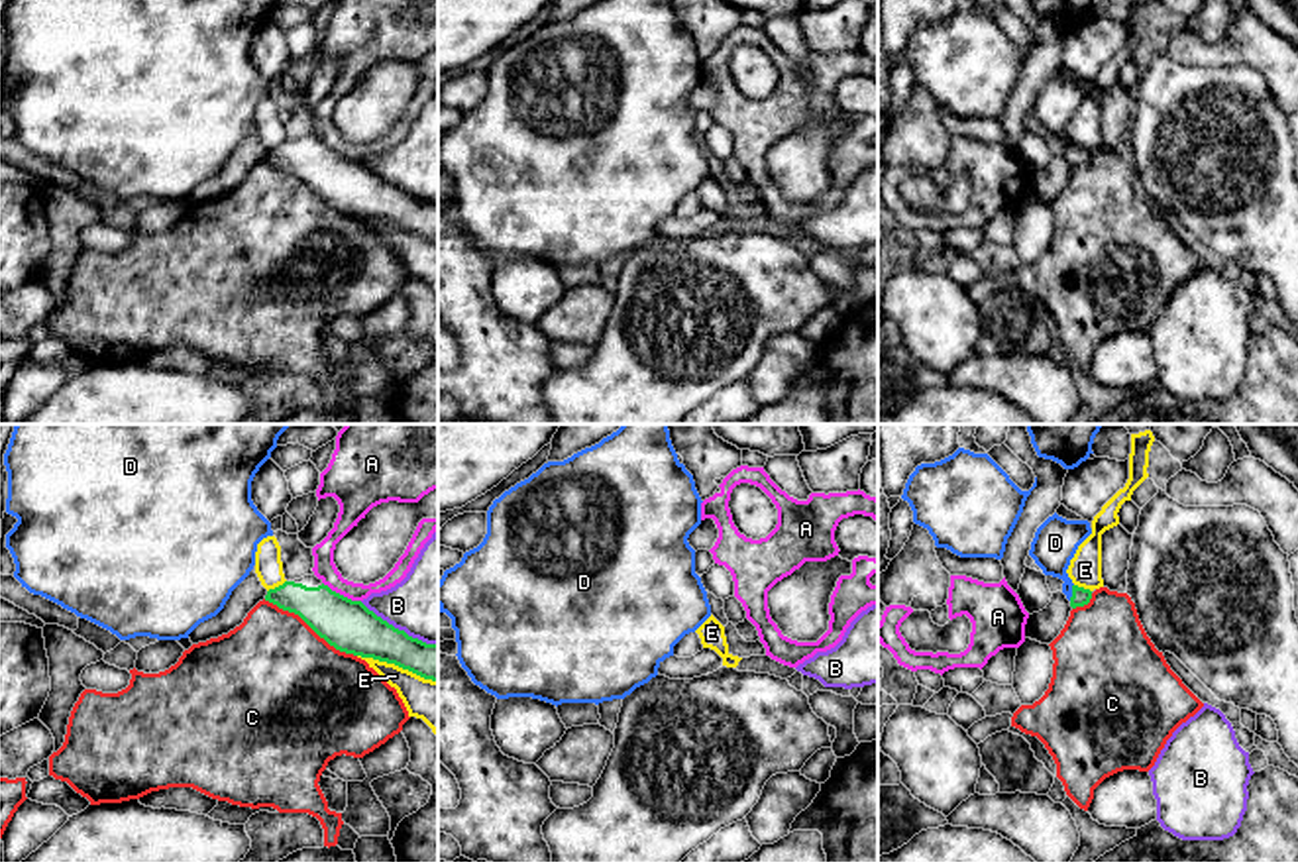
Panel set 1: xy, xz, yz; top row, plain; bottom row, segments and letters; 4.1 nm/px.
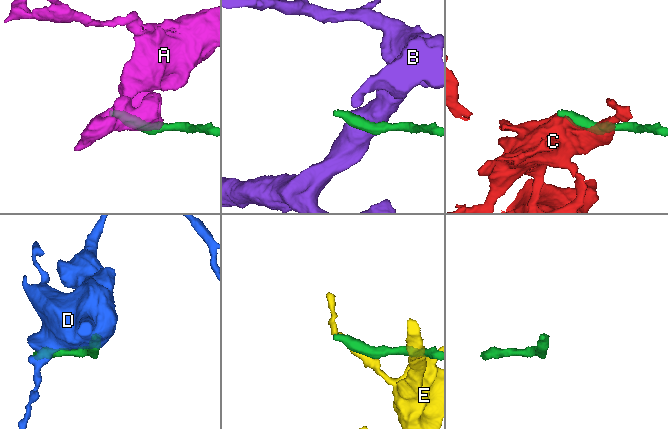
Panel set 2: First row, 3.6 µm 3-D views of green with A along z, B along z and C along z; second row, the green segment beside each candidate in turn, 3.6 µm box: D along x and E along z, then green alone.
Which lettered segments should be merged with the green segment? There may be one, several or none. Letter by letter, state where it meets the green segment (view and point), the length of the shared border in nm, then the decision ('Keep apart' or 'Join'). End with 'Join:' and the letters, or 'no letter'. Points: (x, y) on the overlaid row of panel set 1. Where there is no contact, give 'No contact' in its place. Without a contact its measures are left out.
A: Touches green at xy (342, 595). Shared border 180 nm. Keep apart
B: Touches green at xy (397, 629). Shared border 360 nm. Keep apart
C: Touches green at xy (311, 627). Shared border 440 nm. Keep apart
D: Touches green at yz (1073, 592). Shared border 70 nm. Join
E: Touches green at xy (397, 664). Shared border 340 nm. Keep apart
Join: D

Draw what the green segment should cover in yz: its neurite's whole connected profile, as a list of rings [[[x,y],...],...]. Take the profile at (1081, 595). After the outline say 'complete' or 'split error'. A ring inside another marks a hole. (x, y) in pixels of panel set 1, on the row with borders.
[[[1056,512],[1049,516],[1035,532],[1029,556],[1045,575],[1062,579],[1062,593],[1070,607],[1084,607],[1092,599],[1092,591],[1078,587],[1068,577],[1066,569],[1078,546],[1092,534],[1088,520],[1066,520]]] | split error

